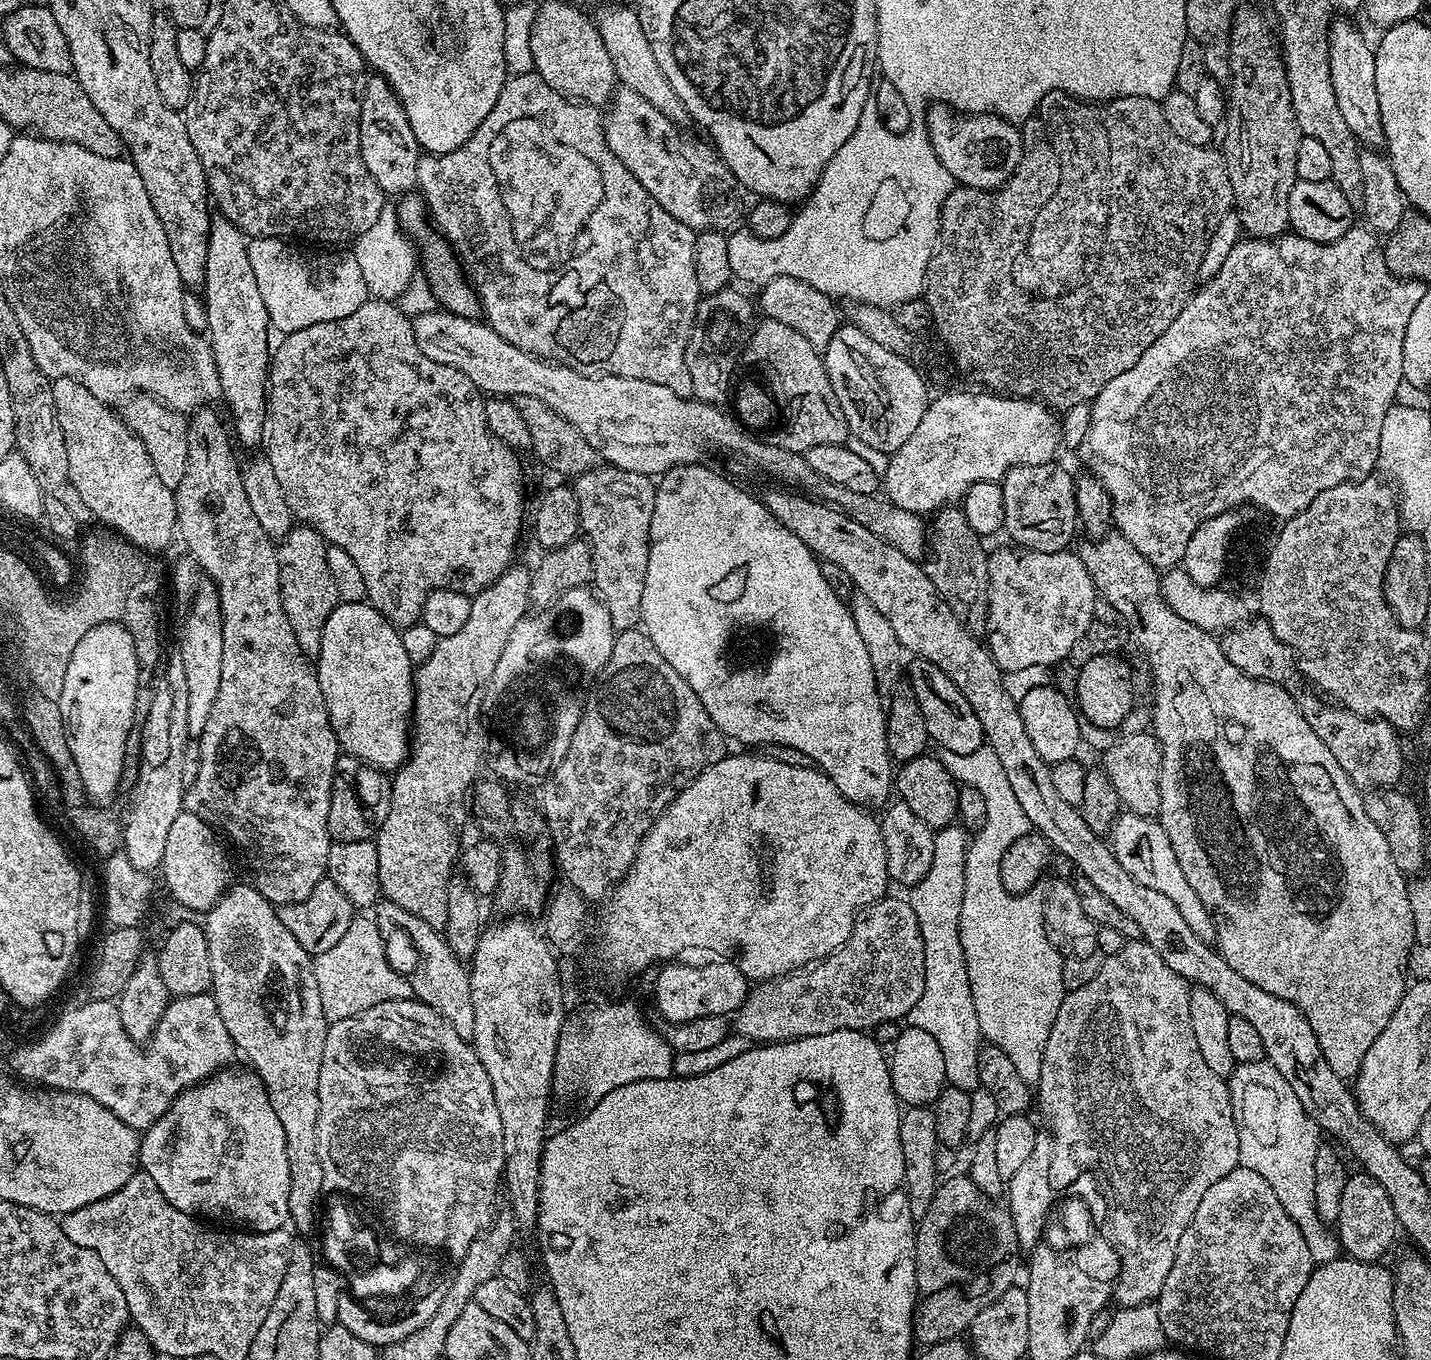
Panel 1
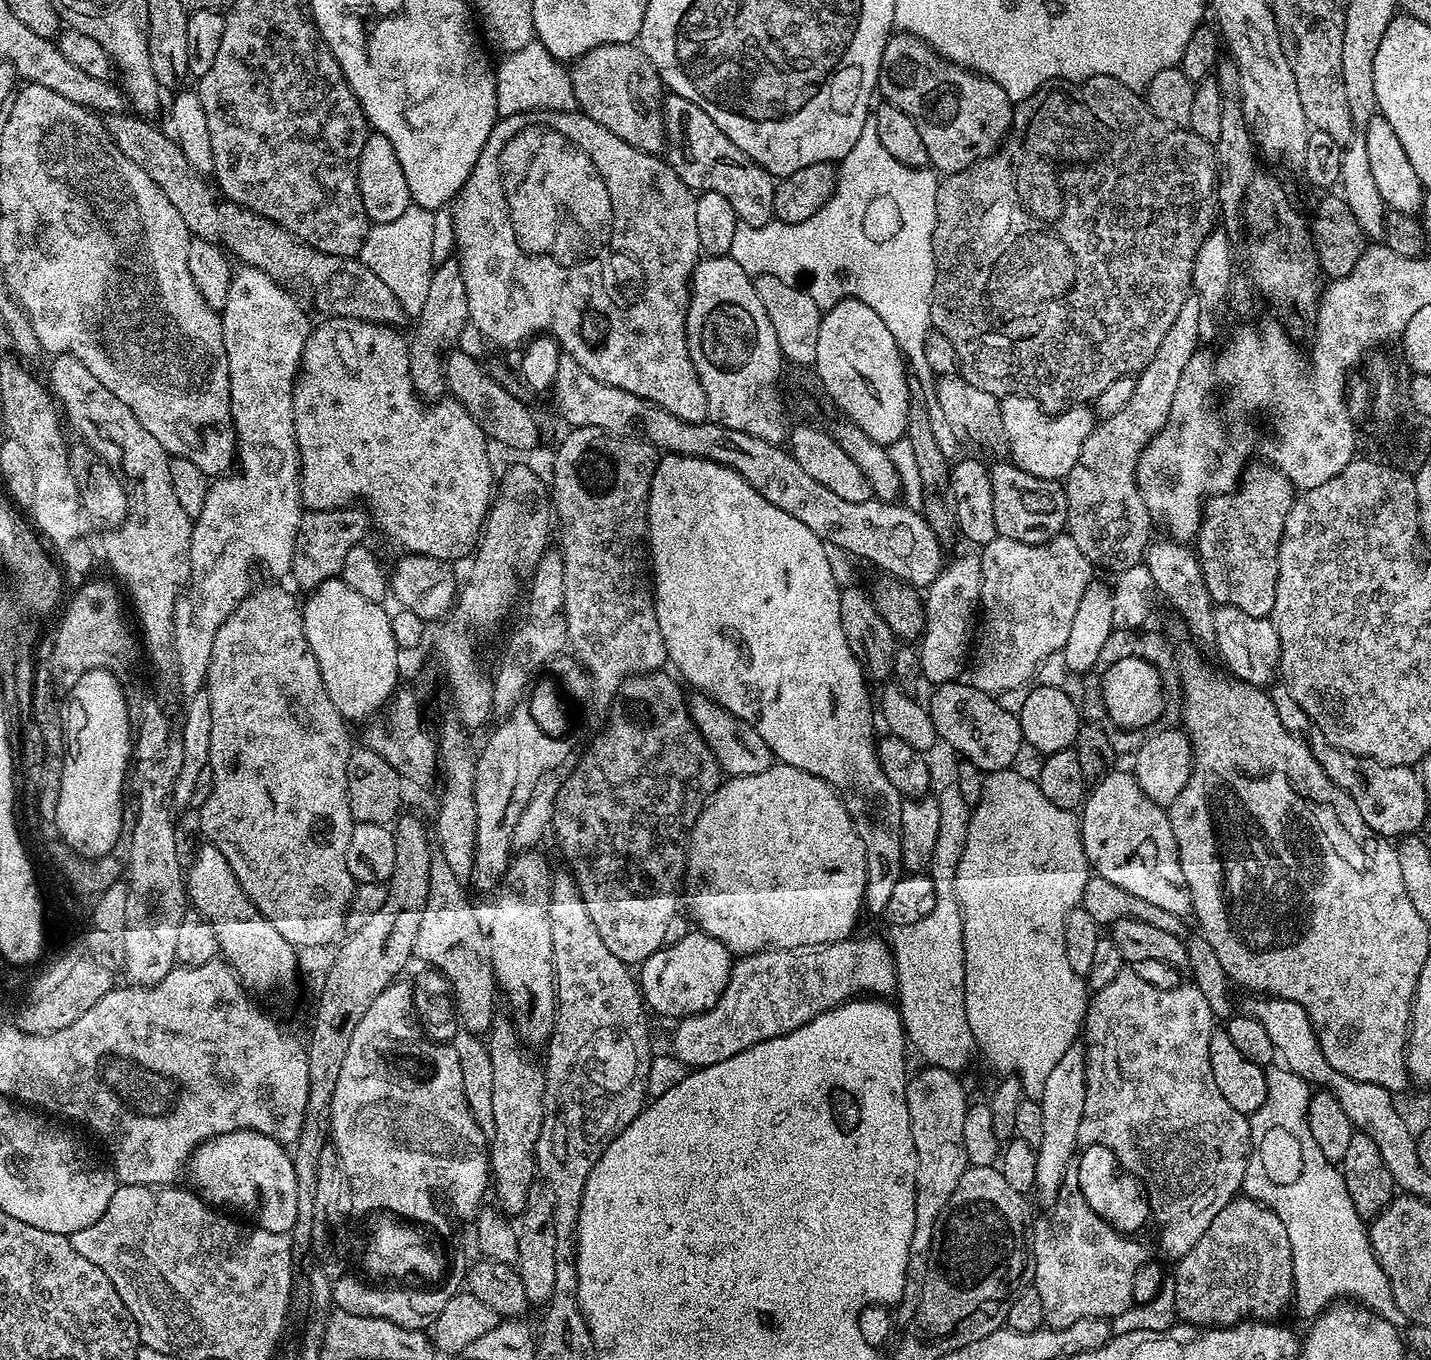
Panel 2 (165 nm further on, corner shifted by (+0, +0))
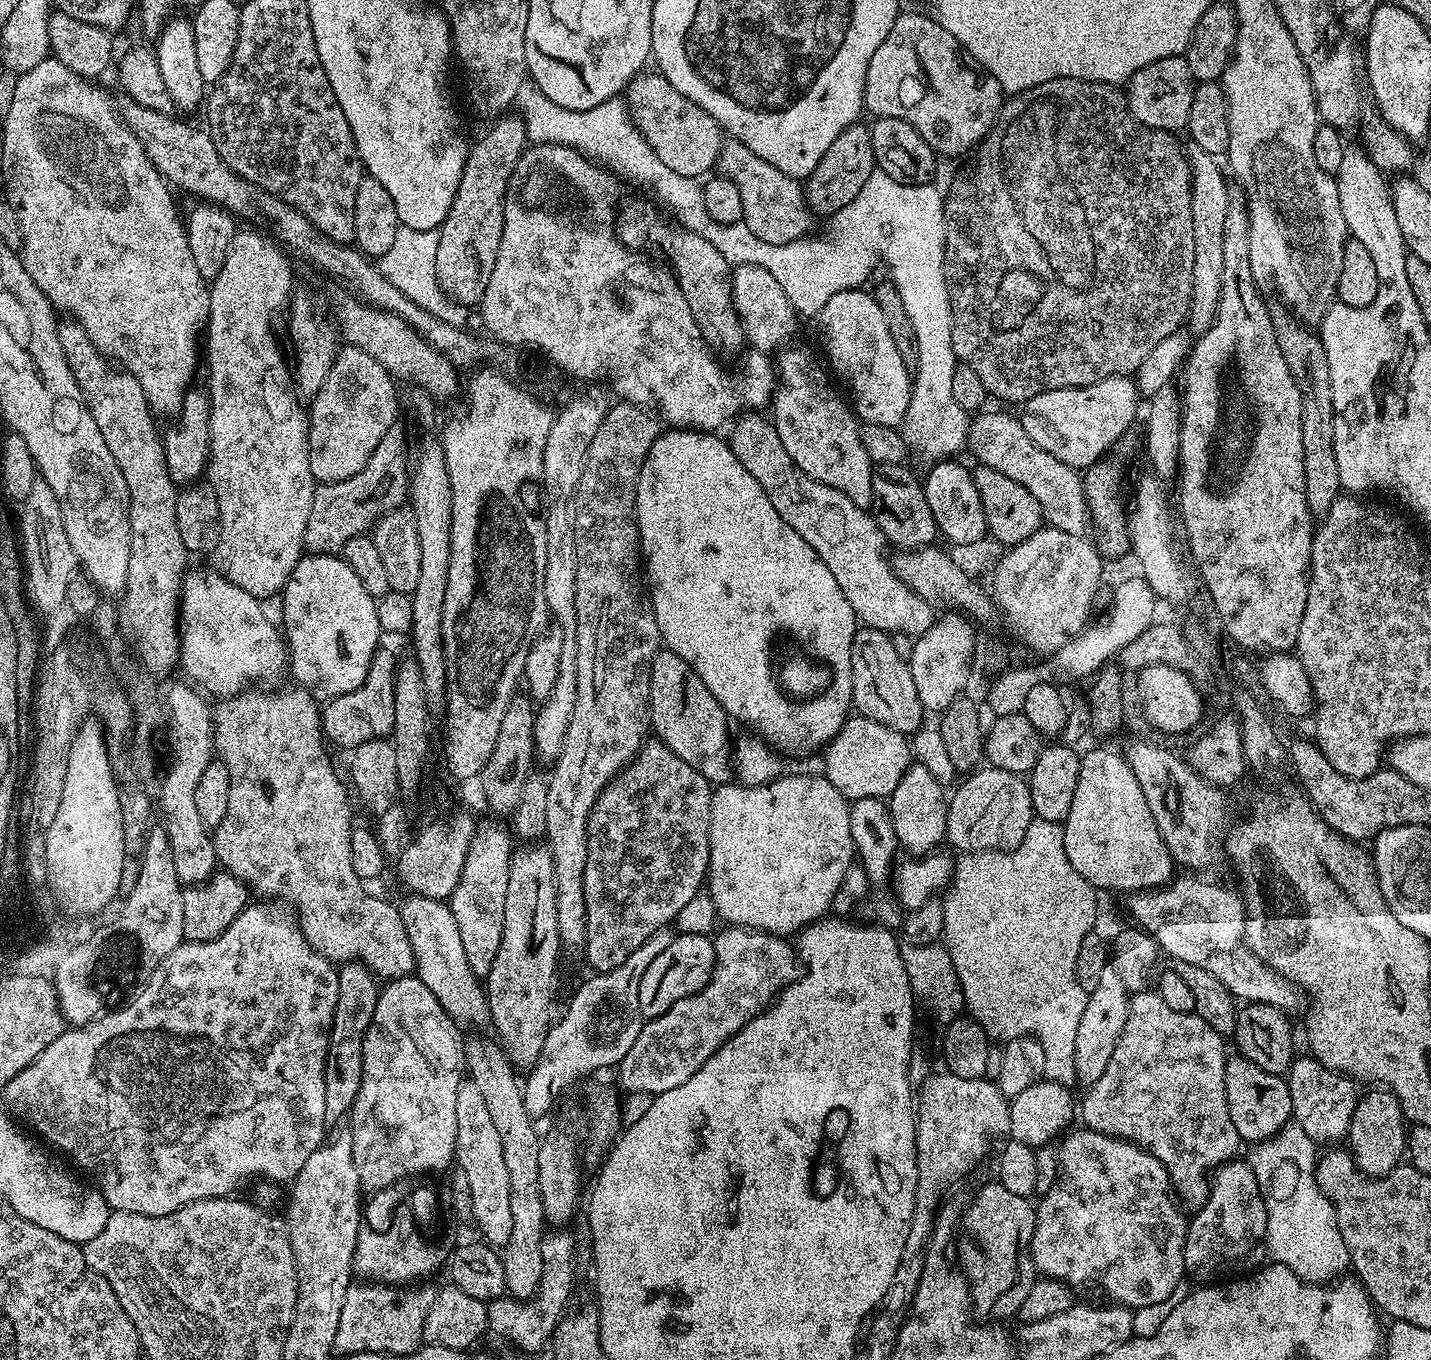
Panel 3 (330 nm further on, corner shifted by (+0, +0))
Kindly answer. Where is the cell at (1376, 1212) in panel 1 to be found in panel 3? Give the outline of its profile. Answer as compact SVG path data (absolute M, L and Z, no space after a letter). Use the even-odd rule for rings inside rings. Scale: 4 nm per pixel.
M1372 1090L1359 1097L1354 1110L1354 1118L1350 1118L1350 1130L1346 1137L1347 1147L1356 1160L1356 1167L1367 1176L1389 1176L1398 1167L1406 1156L1406 1121L1404 1111L1400 1109L1398 1098L1393 1092L1387 1090Z

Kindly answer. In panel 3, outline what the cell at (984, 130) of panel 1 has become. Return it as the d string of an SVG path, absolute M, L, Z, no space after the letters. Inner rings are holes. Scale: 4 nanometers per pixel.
M908 10L901 11L894 26L890 26L886 42L874 50L864 83L864 106L869 113L872 111L873 117L889 116L910 122L910 126L914 126L914 130L926 138L933 152L941 157L960 156L968 151L971 153L992 131L1004 95L1004 87L989 72L969 63L950 30L943 28L931 15L923 16L920 12Z

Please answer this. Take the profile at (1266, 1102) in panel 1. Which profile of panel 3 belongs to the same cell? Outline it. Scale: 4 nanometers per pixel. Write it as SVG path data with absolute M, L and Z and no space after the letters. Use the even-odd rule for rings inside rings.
M1289 1122L1253 1148L1256 1149L1250 1163L1258 1178L1260 1193L1264 1195L1270 1221L1271 1259L1294 1270L1294 1274L1307 1284L1328 1284L1347 1273L1350 1261L1346 1242L1342 1242L1334 1206L1316 1181L1318 1148L1306 1130L1295 1122Z

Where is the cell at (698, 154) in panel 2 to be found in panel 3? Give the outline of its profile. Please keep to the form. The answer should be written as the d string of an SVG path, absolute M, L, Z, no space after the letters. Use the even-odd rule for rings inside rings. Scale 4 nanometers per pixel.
M729 139L720 149L715 171L730 182L734 182L734 186L738 186L738 194L742 194L742 210L744 211L742 222L748 227L750 234L754 234L754 238L762 238L762 242L770 242L771 244L785 244L799 240L807 233L804 231L811 226L812 220L814 221L814 213L808 207L808 199L804 196L801 181L782 174L782 170L770 166L770 162L758 158L758 154L754 154L754 150L750 150L750 146Z

